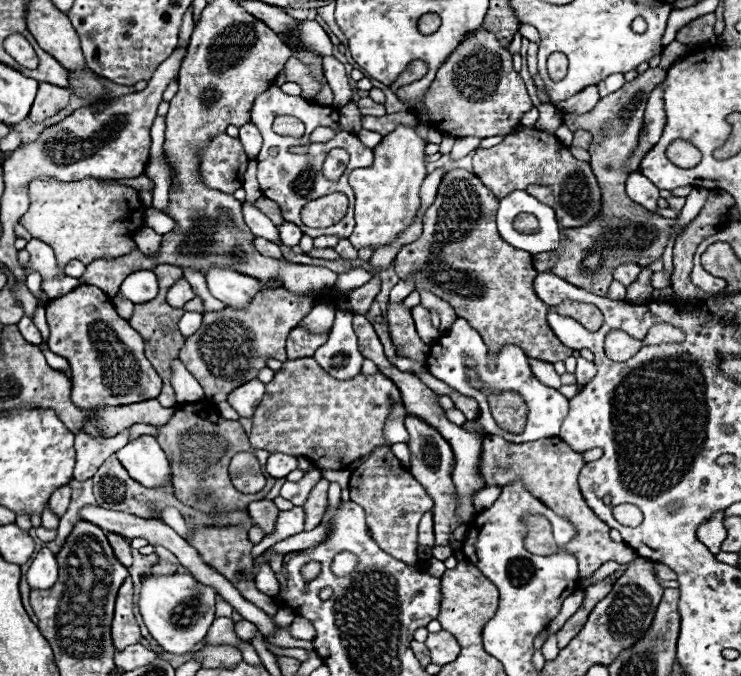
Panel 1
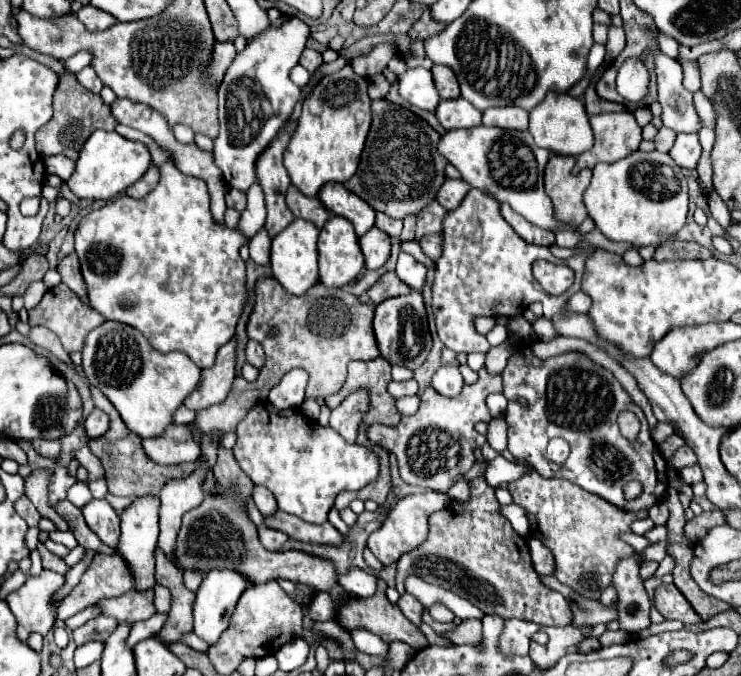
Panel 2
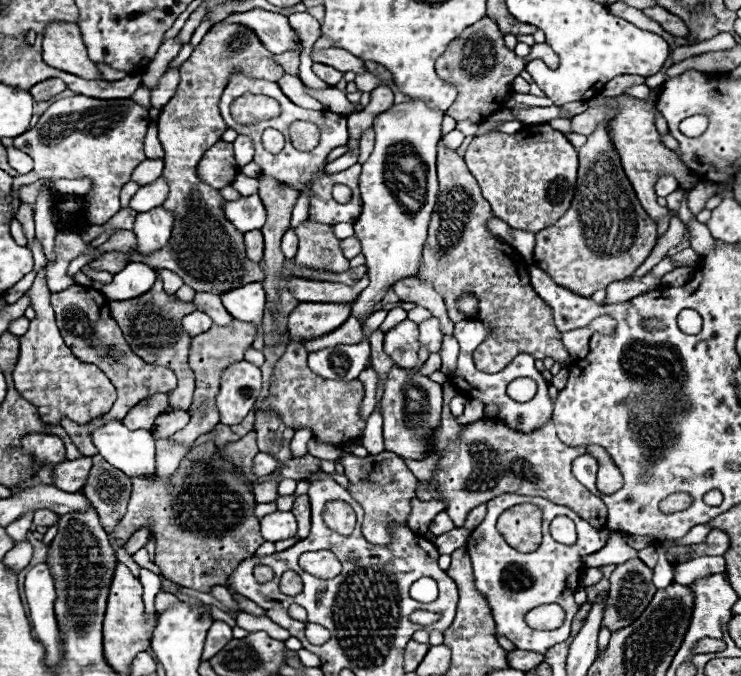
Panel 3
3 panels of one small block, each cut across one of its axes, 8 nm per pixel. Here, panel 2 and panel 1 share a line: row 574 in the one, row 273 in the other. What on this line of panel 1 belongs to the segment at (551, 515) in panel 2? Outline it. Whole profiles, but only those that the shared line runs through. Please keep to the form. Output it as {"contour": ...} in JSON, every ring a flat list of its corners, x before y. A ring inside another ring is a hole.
{"contour":[[648,68,646,72,638,74,632,82,626,82,626,86,620,88,618,92,606,98,600,98,598,104,590,112,564,114,564,124,570,130,584,128,594,136,588,148,590,166,600,182,604,204,602,204,602,212,588,226,564,228,566,238,560,240,560,248,556,250,560,258,552,272,560,276,562,280,576,284,578,288,584,288,598,296,606,296,612,282,612,272,618,264,636,262,642,266,650,266,652,262,662,258,668,238,672,236,674,226,678,224,678,218,664,218,632,202,624,192,624,182,628,174,622,172,622,164,626,162,630,152,636,148,636,142,640,136,644,106,650,94,654,92,654,88,664,78,666,78,664,68],[646,258,654,258,654,260,646,260]]}

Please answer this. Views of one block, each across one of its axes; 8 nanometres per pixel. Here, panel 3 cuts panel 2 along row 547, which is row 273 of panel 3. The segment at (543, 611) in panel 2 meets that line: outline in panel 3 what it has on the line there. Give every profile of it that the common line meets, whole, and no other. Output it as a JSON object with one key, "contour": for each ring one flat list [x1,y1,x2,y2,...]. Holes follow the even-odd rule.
{"contour":[[438,142,438,184,440,194,428,226,428,232,436,234,428,234,420,268,426,278,420,280,434,284,434,288,446,302,452,322,460,322,466,318,456,308,456,298,462,292,470,292,478,298,480,308,476,320,490,324,492,334,474,352,476,366,482,372,494,374,506,368,506,364,510,364,514,356,528,352,536,360,550,356,560,362,562,368,566,368,568,352,562,346,560,332,554,326,552,310,530,286,526,260,518,254,516,248,510,248,508,244,488,234,486,224,492,216,490,204,482,198,480,186,468,172,462,156,456,150,446,148,442,142]]}

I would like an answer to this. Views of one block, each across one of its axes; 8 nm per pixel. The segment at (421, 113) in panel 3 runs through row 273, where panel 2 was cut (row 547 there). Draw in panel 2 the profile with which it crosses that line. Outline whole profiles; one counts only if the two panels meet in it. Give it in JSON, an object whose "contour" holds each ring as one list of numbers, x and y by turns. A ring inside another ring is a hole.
{"contour":[[418,492,418,494,410,494,406,498,400,498,396,502,396,506,388,512,384,524,370,534,368,538,368,548,372,550,372,554,384,564,394,564,398,562,398,558,410,550,416,550,426,538,428,538,428,528,430,528,430,514,436,512,436,510,442,510,446,508,448,504,448,496,446,494,440,494,440,492]]}

